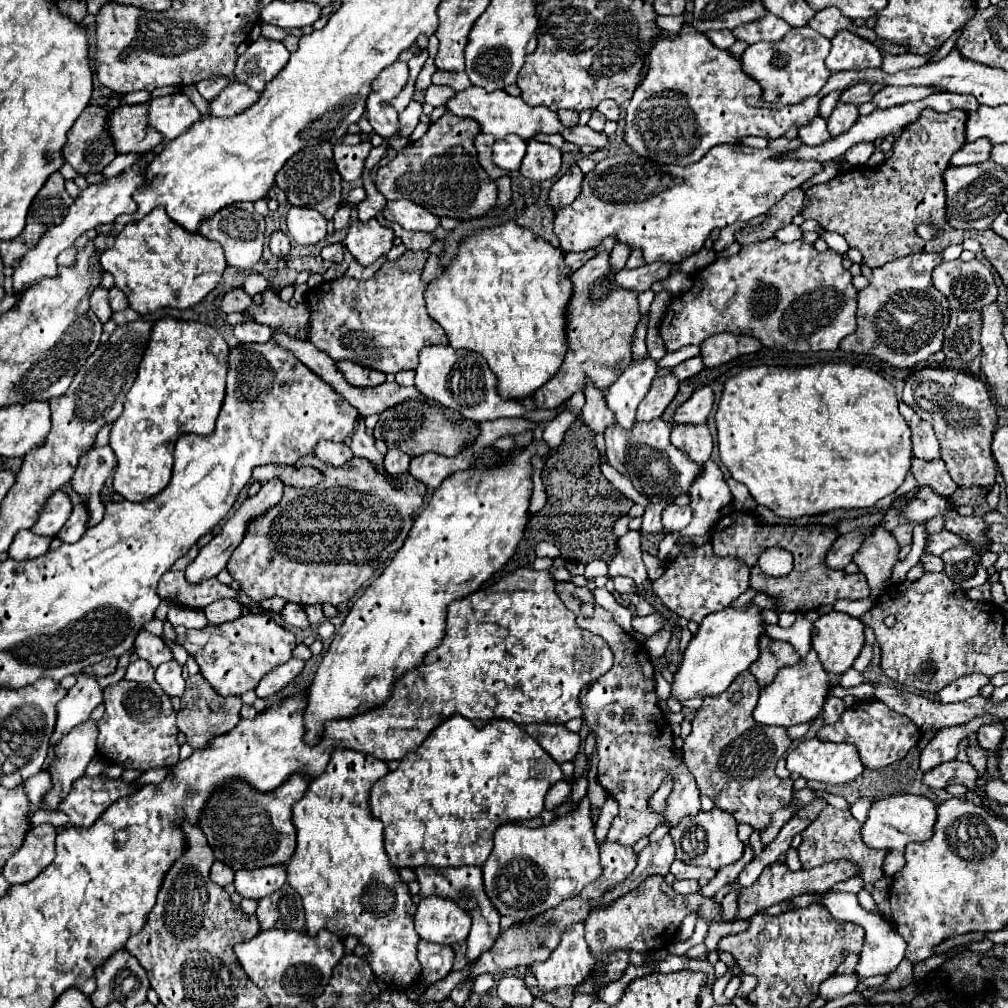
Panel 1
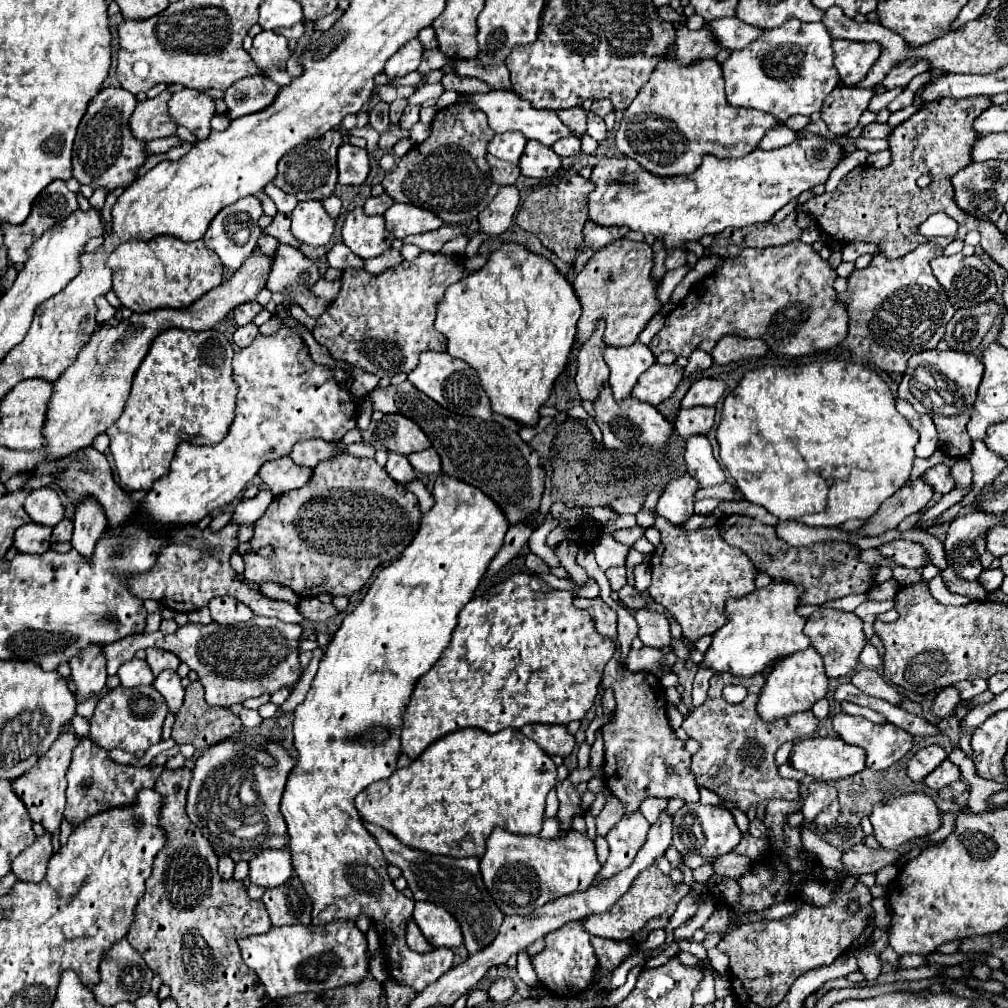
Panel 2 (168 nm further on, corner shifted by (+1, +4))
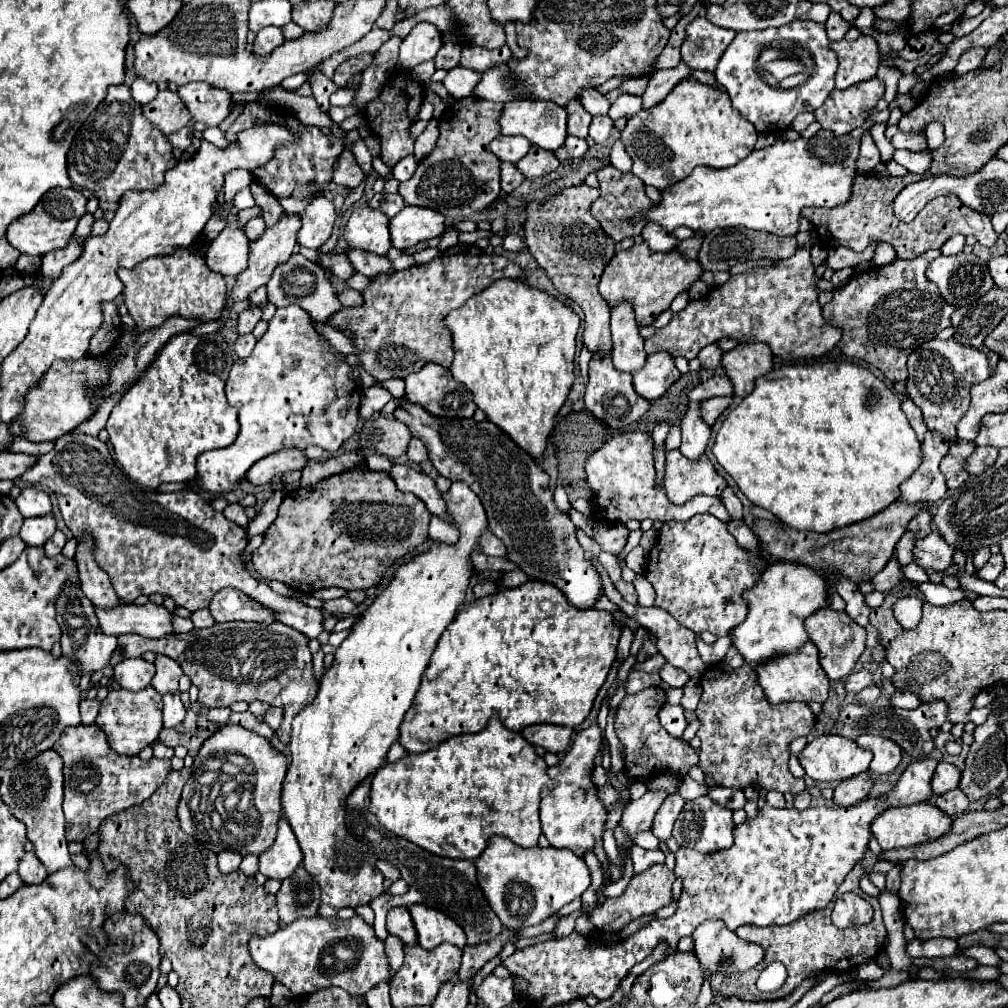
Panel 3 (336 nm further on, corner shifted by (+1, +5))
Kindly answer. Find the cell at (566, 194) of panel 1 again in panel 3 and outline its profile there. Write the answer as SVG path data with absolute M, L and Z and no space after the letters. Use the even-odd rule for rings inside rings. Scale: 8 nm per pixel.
M588 185L566 187L546 201L530 201L524 209L524 241L536 261L544 267L560 293L574 299L584 311L584 345L590 353L606 357L610 353L610 307L598 293L598 279L616 253L616 243L600 229L590 215L590 203L600 189Z

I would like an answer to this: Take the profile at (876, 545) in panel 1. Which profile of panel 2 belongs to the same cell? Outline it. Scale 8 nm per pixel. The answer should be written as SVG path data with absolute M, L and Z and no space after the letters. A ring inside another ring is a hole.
M894 540L894 542L882 544L878 550L880 550L884 556L888 556L890 560L894 560L896 564L906 566L906 568L920 570L920 568L924 568L926 564L930 564L930 558L928 558L926 548L924 548L922 544L918 544L918 542Z

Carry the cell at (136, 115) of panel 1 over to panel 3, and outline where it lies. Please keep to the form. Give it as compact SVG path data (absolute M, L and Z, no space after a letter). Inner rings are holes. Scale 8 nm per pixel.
M160 91L156 99L142 105L142 115L164 135L170 135L184 125L188 125L188 109L184 109L184 103L180 101L178 93L172 91Z

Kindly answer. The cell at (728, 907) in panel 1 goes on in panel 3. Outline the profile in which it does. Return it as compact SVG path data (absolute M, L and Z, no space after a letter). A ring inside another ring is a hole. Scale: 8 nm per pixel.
M708 919L694 931L694 951L704 971L728 971L738 973L752 969L764 959L764 951L758 945L740 941L724 921Z

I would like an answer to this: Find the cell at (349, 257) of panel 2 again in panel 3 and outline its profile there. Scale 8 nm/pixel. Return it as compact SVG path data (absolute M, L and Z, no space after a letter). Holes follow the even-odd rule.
M350 249L346 253L346 257L350 259L354 271L362 273L366 277L388 273L392 269L392 265L388 265L388 257L380 257L380 255L374 255L374 253L364 253L364 251Z

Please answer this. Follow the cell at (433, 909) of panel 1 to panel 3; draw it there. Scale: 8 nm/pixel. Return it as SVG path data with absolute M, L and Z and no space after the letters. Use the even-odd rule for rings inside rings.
M410 905L408 911L414 919L420 947L434 949L436 945L446 943L446 941L460 949L466 945L464 931L446 913L426 907L426 905Z

